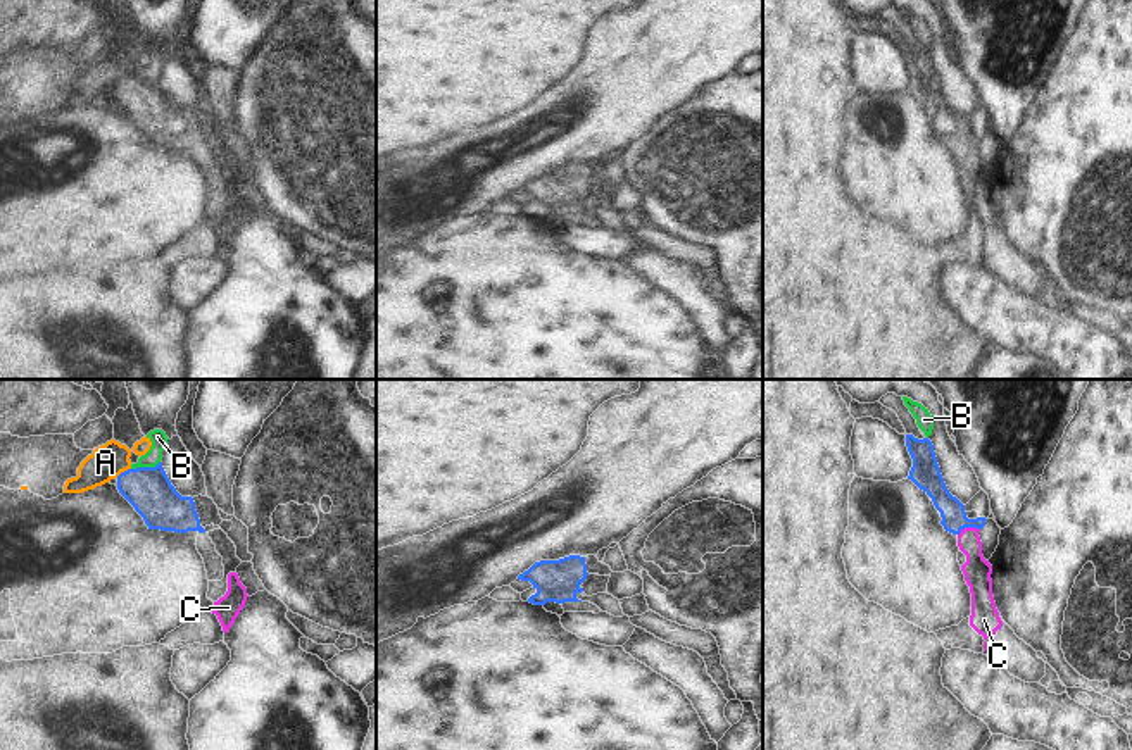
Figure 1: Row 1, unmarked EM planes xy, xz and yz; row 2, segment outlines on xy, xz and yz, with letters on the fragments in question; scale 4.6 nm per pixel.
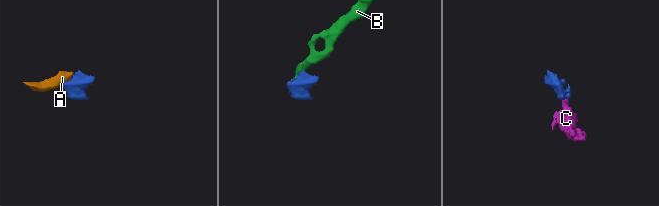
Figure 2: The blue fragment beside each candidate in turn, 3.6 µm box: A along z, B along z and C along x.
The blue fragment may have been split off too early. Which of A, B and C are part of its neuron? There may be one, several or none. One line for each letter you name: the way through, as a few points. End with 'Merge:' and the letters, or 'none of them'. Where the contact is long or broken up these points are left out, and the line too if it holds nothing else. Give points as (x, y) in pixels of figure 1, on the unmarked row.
C: runs through yz (953, 128), (968, 140), (968, 157), (977, 185)
Merge: C

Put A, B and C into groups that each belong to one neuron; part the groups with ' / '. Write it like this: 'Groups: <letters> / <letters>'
Groups: A B / C.

